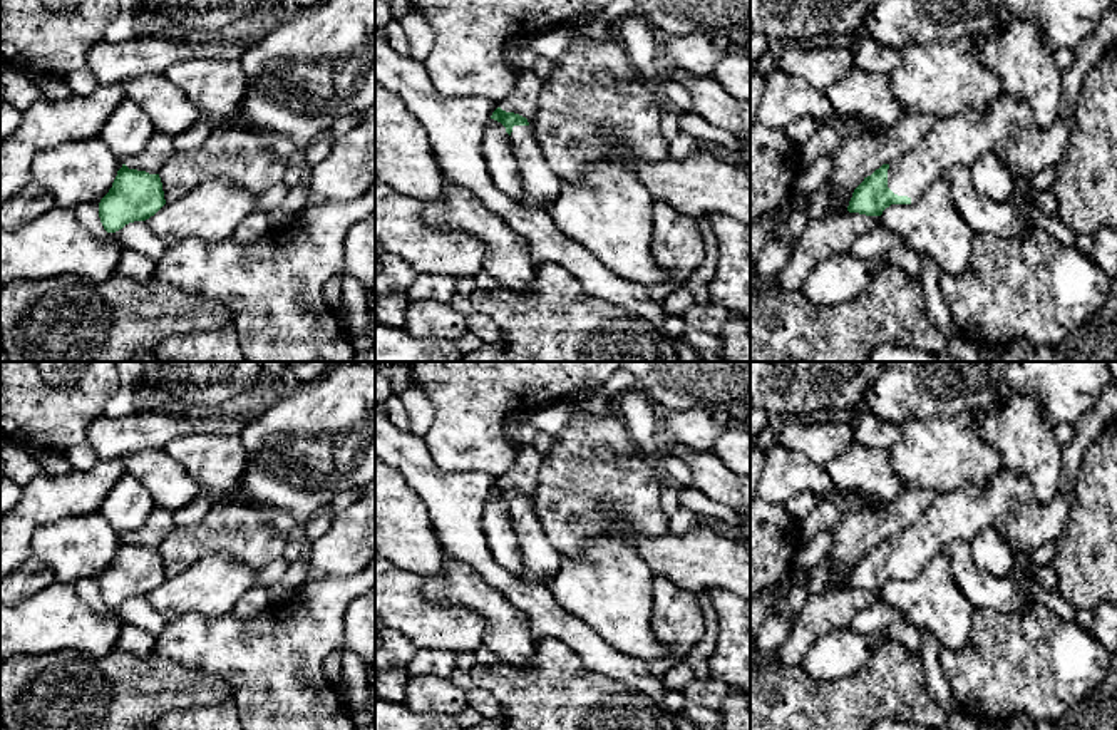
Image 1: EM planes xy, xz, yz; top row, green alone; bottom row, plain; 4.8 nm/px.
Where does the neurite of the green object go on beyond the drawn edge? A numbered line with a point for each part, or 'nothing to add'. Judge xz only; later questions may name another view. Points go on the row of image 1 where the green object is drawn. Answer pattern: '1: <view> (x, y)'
1: xz (541, 185)

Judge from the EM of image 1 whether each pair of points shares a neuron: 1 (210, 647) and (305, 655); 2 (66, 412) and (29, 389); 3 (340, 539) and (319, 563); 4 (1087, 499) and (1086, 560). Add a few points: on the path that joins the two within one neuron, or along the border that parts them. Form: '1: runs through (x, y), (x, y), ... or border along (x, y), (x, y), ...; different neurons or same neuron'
1: runs through (233, 650), (248, 655), (282, 655); same neuron
2: runs through (57, 404), (42, 389), (37, 389); same neuron
3: runs through (337, 544), (324, 558); same neuron
4: runs through (1087, 514), (1087, 544); same neuron

